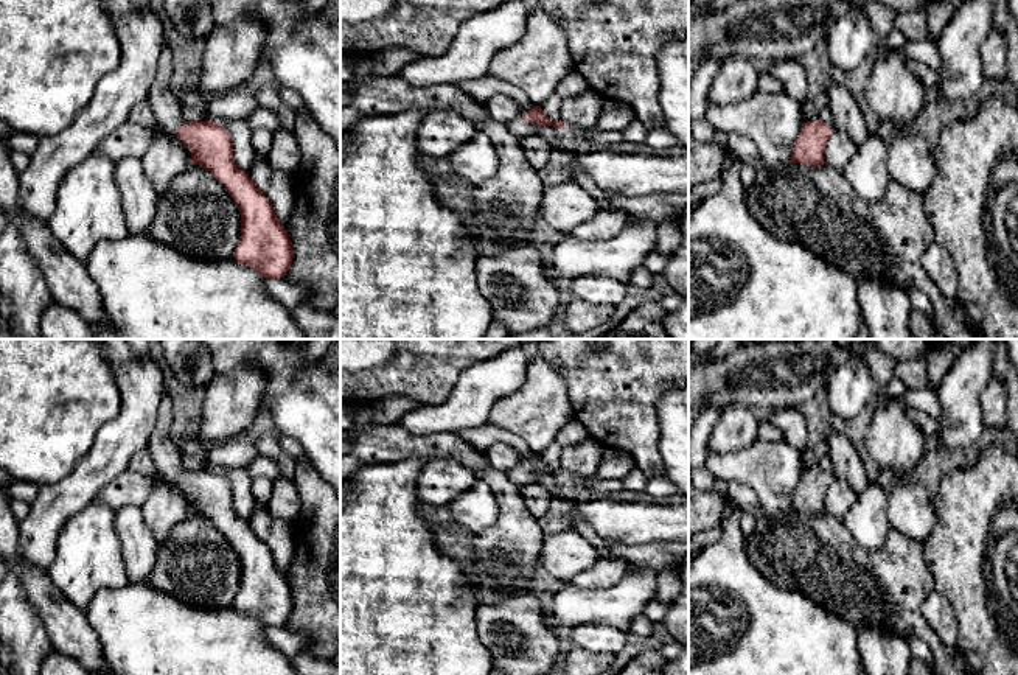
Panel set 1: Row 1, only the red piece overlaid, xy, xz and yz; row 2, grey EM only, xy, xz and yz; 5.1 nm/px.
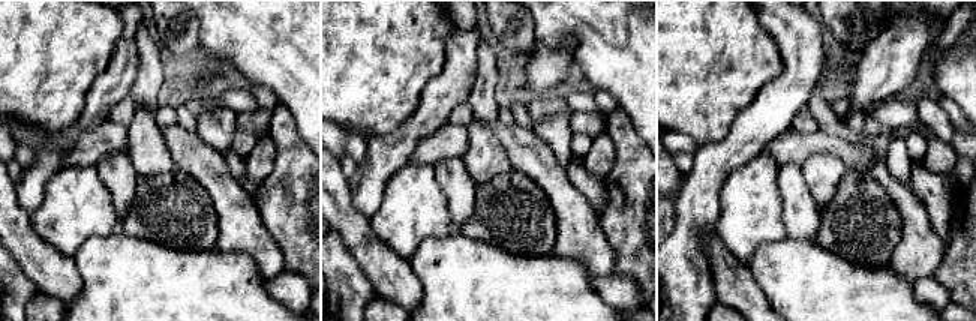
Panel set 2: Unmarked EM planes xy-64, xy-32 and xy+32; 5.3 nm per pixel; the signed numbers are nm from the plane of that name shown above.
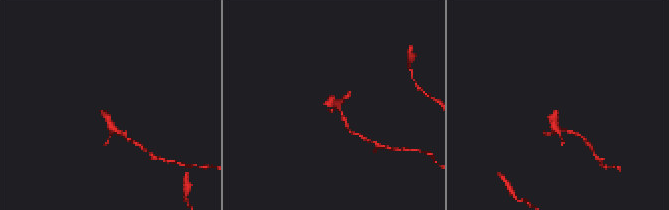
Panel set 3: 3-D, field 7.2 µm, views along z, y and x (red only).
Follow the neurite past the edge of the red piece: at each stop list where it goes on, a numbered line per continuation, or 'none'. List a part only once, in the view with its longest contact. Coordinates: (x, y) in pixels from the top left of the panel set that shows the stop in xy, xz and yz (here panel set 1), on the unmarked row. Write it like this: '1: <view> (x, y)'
1: xz (519, 476)

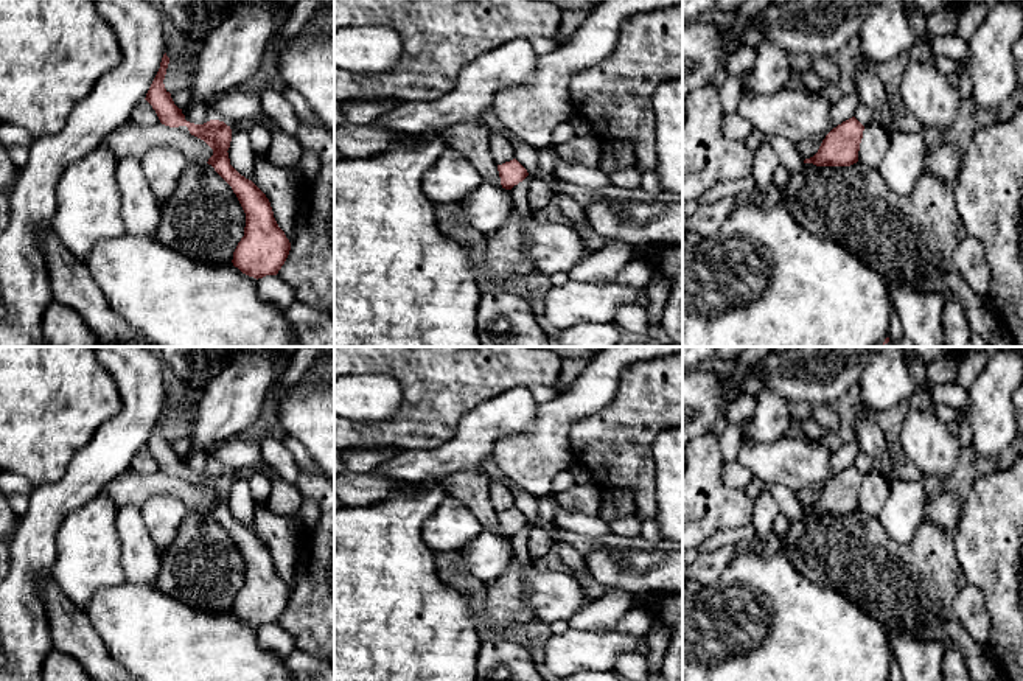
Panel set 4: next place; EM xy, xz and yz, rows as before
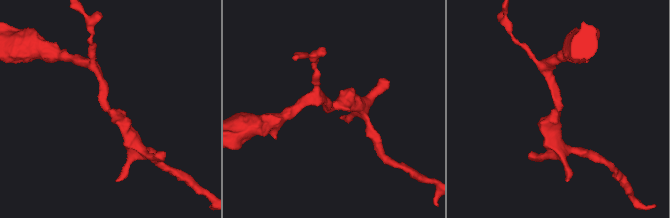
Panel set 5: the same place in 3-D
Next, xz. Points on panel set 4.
none

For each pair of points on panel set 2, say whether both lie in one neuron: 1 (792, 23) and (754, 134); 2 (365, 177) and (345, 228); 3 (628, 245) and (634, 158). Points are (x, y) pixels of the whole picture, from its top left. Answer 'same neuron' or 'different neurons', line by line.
1: same neuron
2: different neurons
3: same neuron

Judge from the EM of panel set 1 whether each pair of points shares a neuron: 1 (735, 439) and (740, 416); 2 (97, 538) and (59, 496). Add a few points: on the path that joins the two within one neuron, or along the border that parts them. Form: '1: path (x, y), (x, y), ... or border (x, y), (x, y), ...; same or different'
1: path (735, 433), (737, 422); same
2: border (94, 500), (64, 524), (59, 532), (58, 546); different

